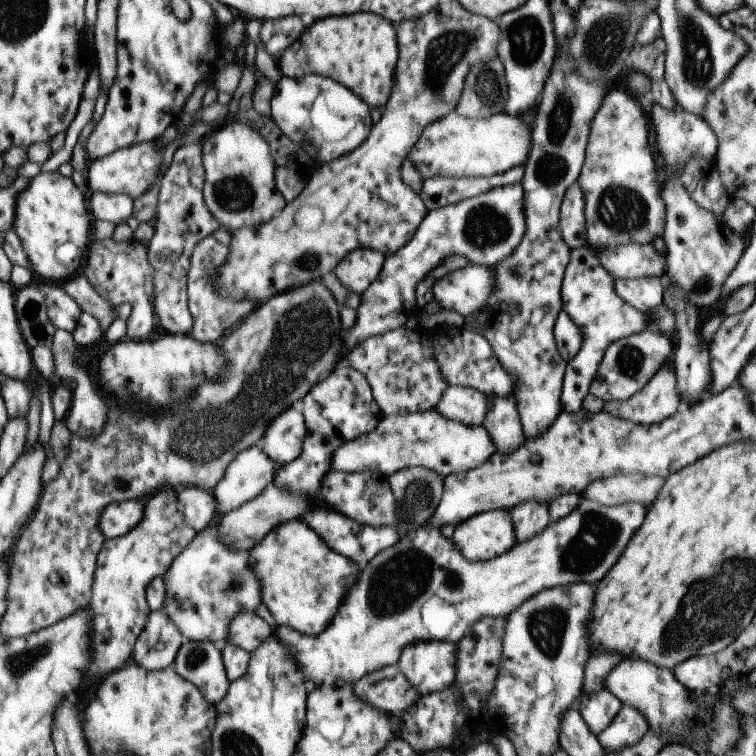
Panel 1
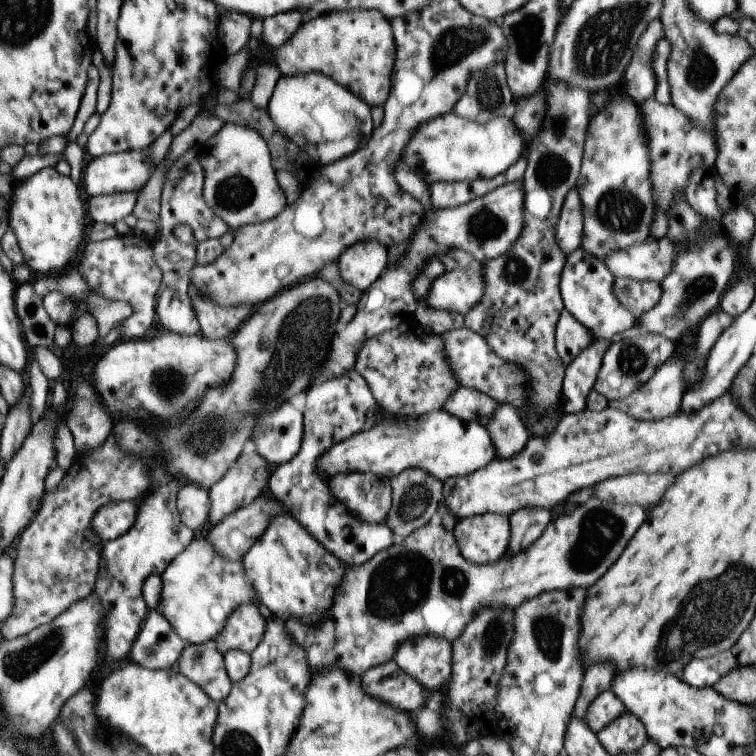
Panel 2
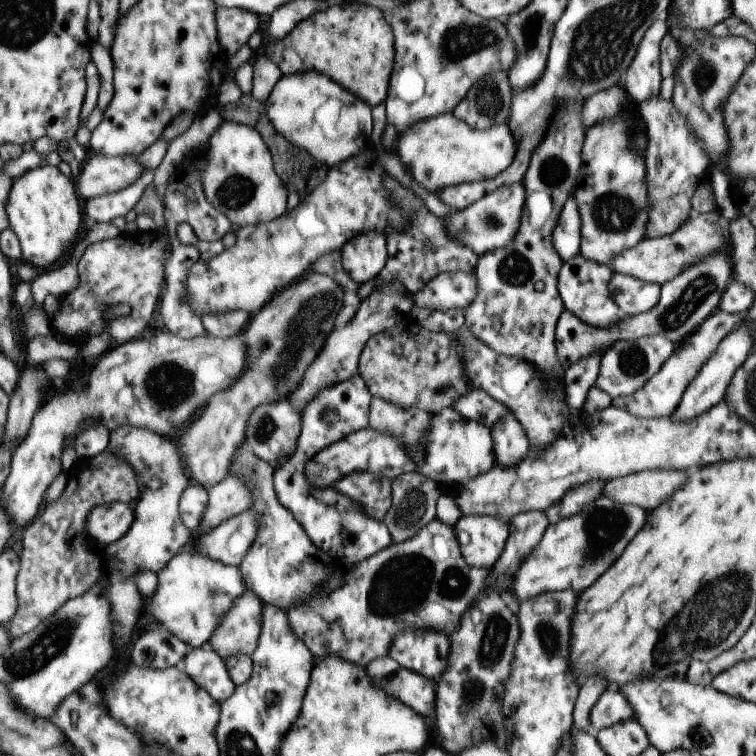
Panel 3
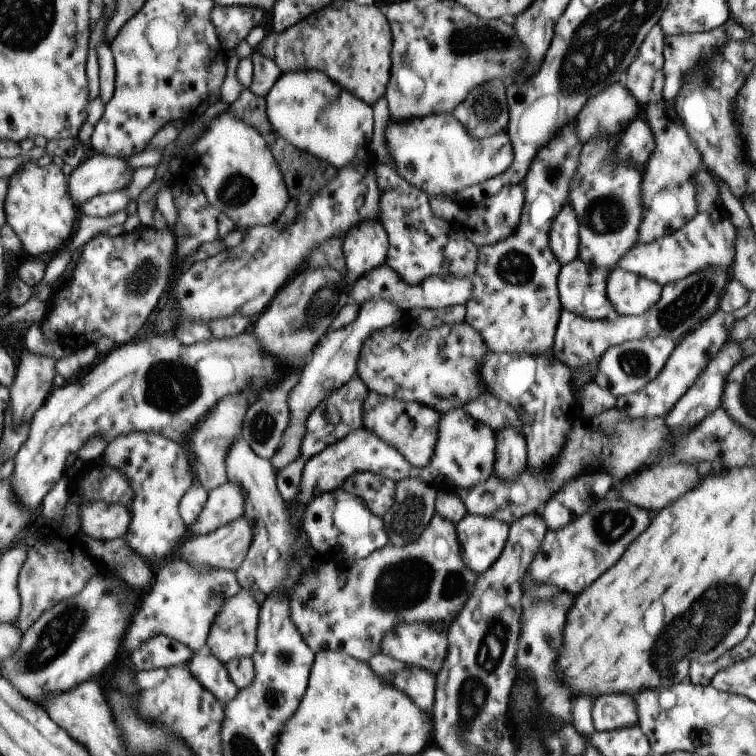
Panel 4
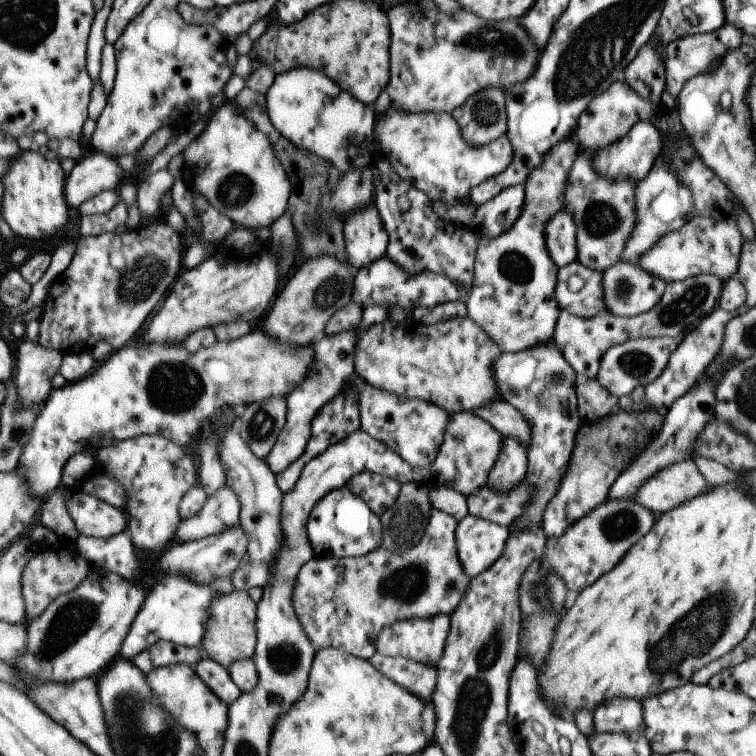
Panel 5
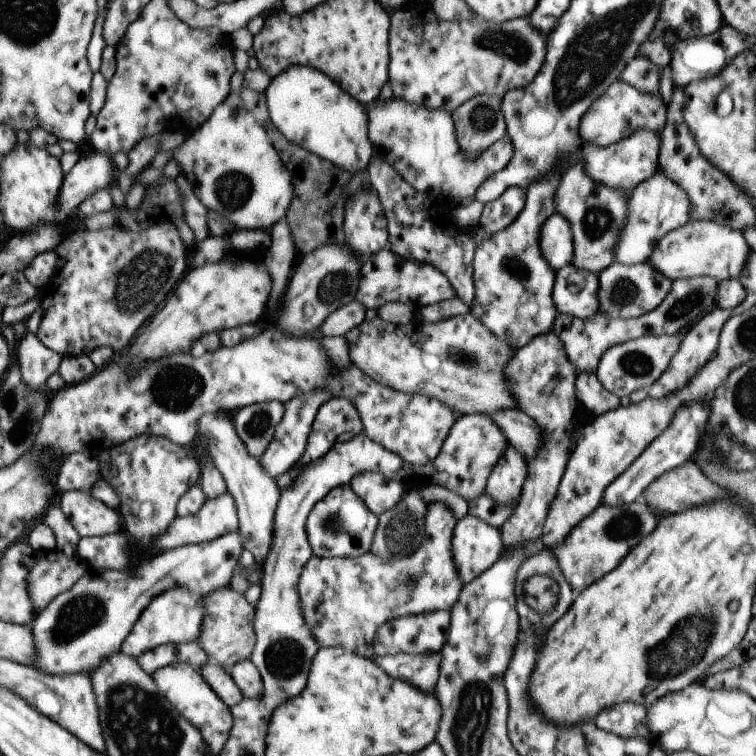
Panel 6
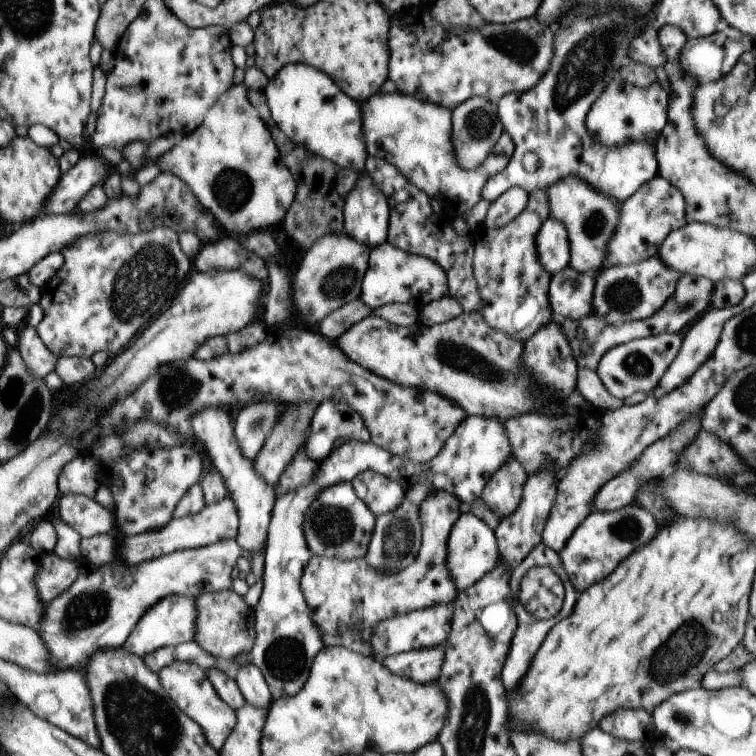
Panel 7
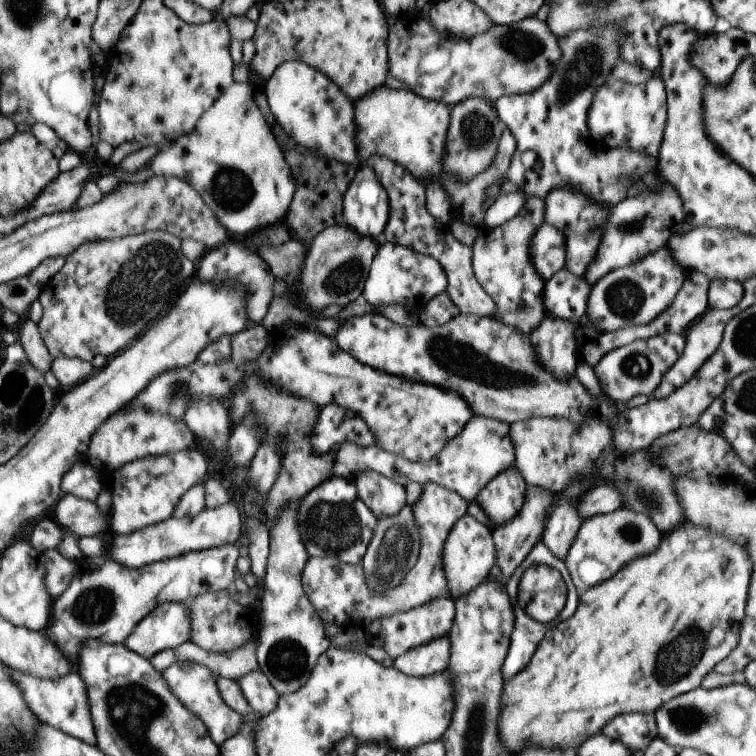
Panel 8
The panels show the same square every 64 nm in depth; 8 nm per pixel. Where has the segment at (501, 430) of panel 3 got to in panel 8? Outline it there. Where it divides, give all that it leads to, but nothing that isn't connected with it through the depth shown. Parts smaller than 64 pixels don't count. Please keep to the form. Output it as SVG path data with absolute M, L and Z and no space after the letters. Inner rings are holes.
M511 465L487 482L475 496L474 502L494 527L509 522L520 511L526 493L523 477Z

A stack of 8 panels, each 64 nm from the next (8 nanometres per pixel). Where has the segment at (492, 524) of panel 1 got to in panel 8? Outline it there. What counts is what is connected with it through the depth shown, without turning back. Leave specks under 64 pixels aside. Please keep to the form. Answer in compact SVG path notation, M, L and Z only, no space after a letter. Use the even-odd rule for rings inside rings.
M467 513L461 516L447 533L441 547L440 562L449 596L453 600L462 597L482 583L494 566L495 555L491 528L480 524Z

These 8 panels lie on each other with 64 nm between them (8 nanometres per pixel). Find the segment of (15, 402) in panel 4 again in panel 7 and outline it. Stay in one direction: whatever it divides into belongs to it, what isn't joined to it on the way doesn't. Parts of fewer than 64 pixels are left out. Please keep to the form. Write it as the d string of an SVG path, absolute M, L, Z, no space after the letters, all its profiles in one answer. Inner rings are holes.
M21 325L17 330L15 346L24 360L24 365L33 376L43 378L54 370L57 357L47 350L35 328Z

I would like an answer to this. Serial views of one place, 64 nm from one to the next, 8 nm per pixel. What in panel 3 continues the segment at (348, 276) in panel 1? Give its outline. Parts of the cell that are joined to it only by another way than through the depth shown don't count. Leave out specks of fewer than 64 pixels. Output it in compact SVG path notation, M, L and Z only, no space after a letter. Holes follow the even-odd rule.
M379 231L359 233L343 244L339 251L343 270L358 286L385 269L386 238Z

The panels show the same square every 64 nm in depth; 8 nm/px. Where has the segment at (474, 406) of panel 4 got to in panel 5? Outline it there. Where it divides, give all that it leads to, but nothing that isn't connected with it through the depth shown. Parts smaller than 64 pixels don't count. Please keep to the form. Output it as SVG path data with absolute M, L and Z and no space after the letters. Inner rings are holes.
M493 401L471 412L488 422L503 437L515 438L516 441L519 440L521 446L528 448L531 434L529 424L507 401Z

